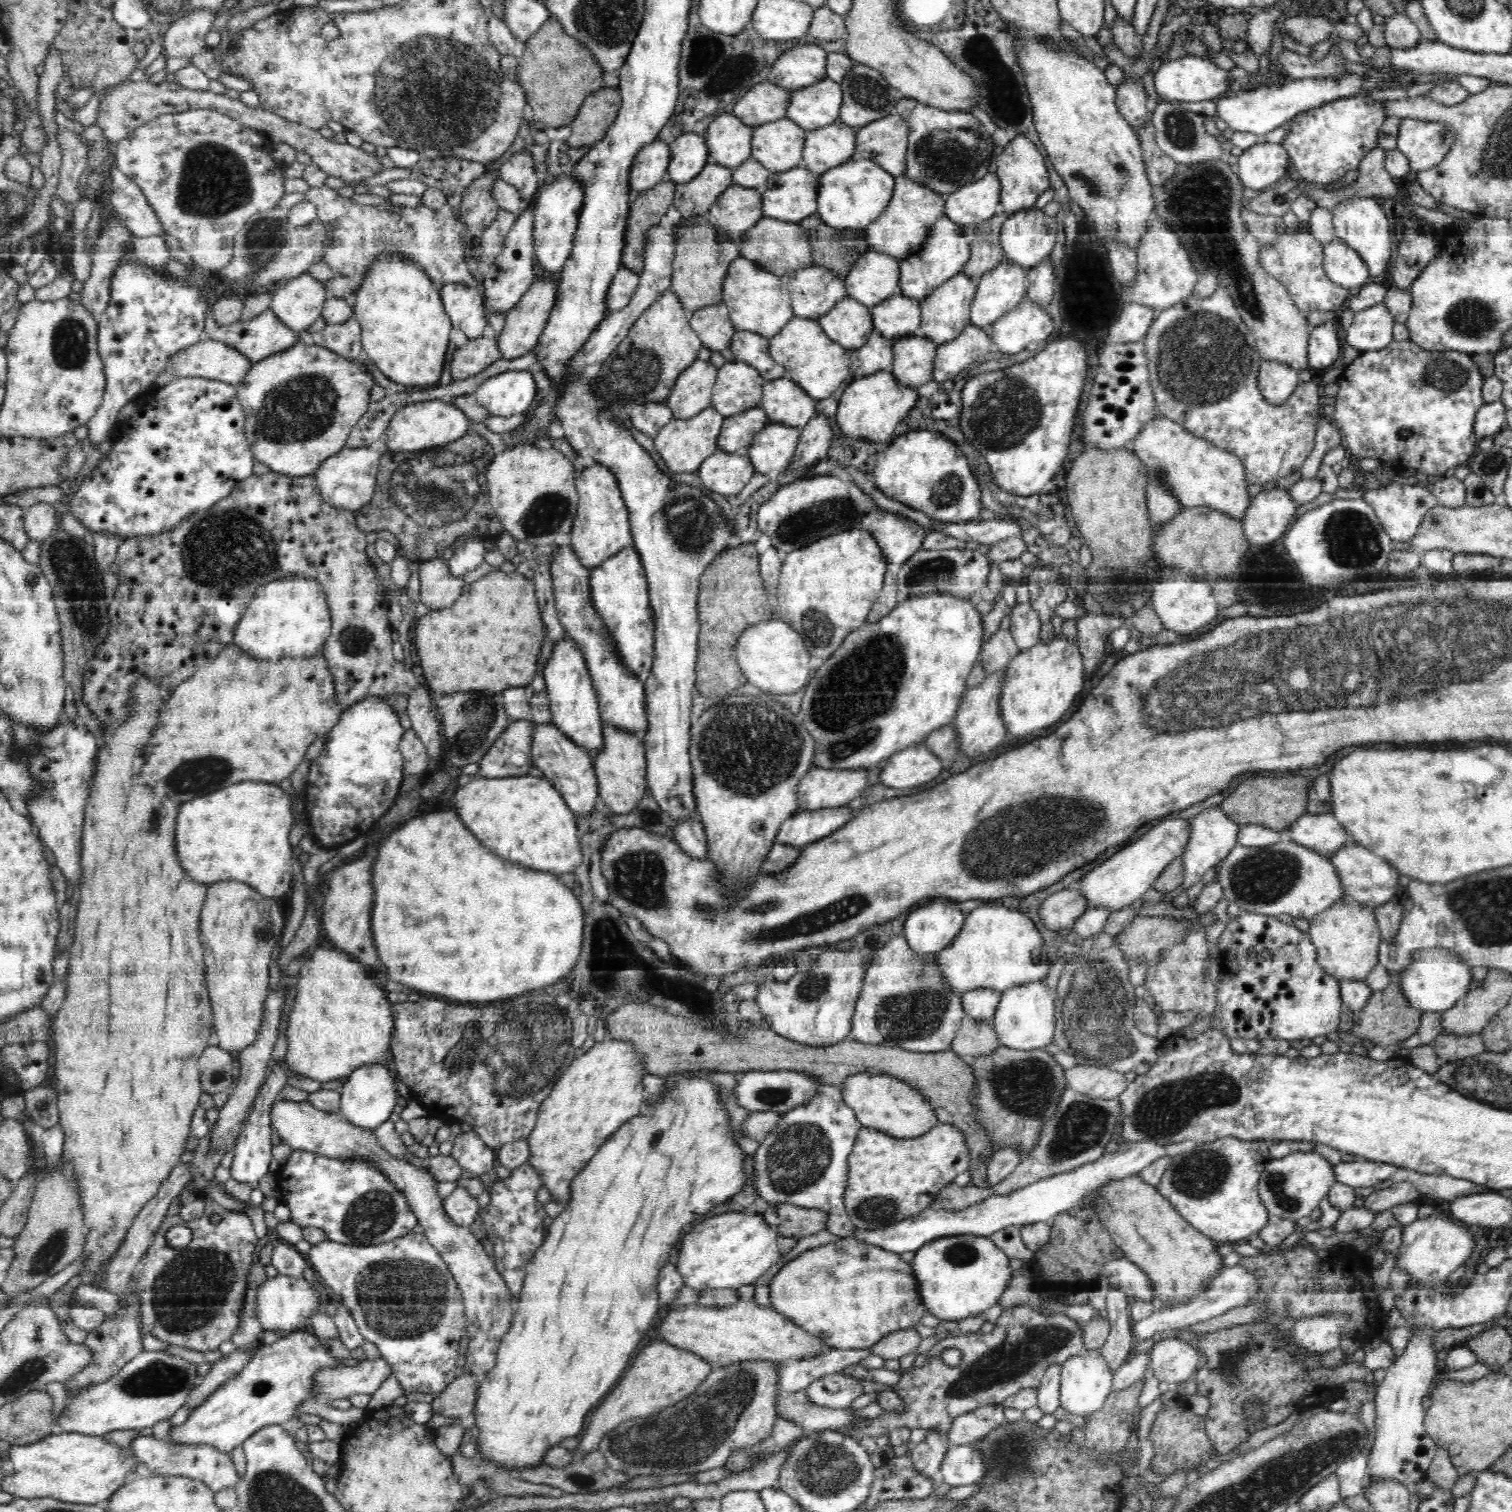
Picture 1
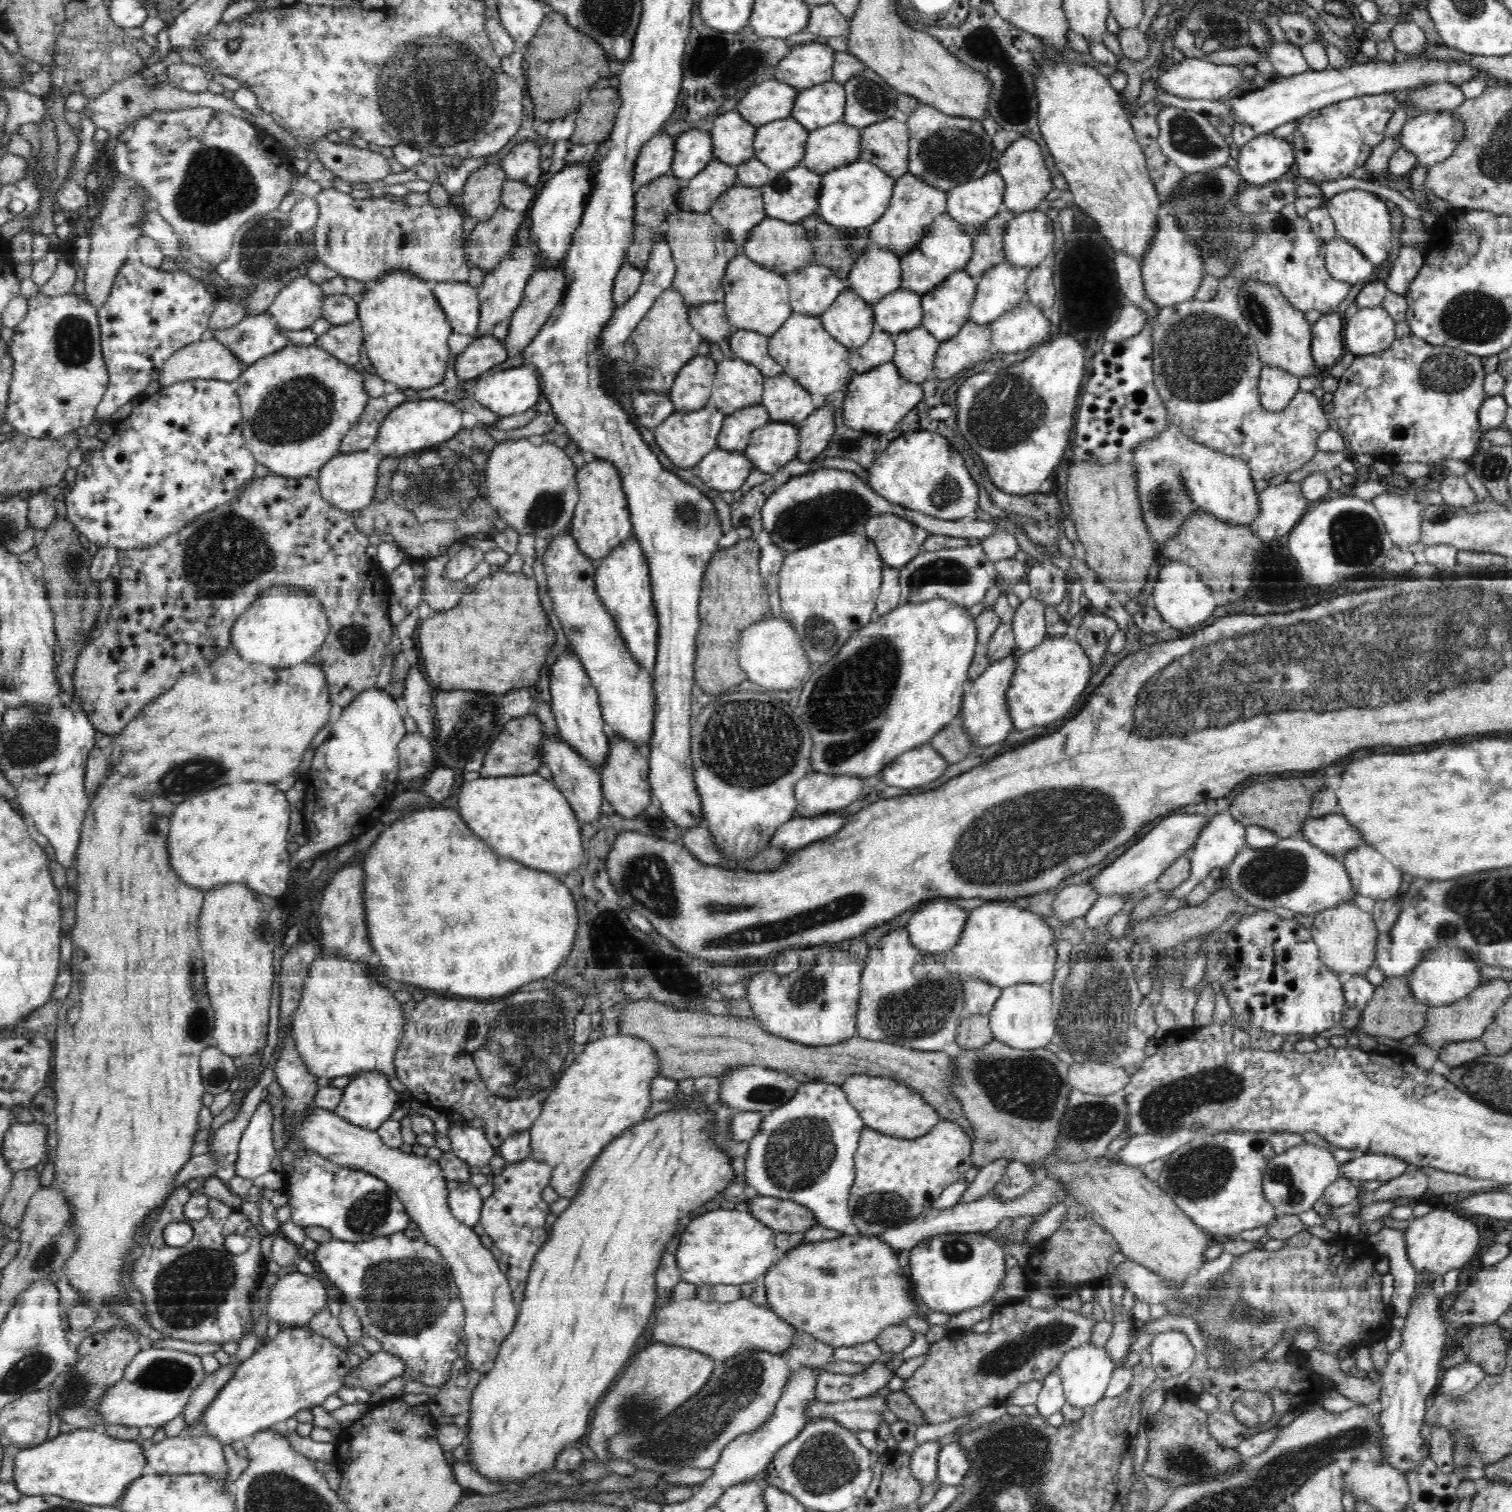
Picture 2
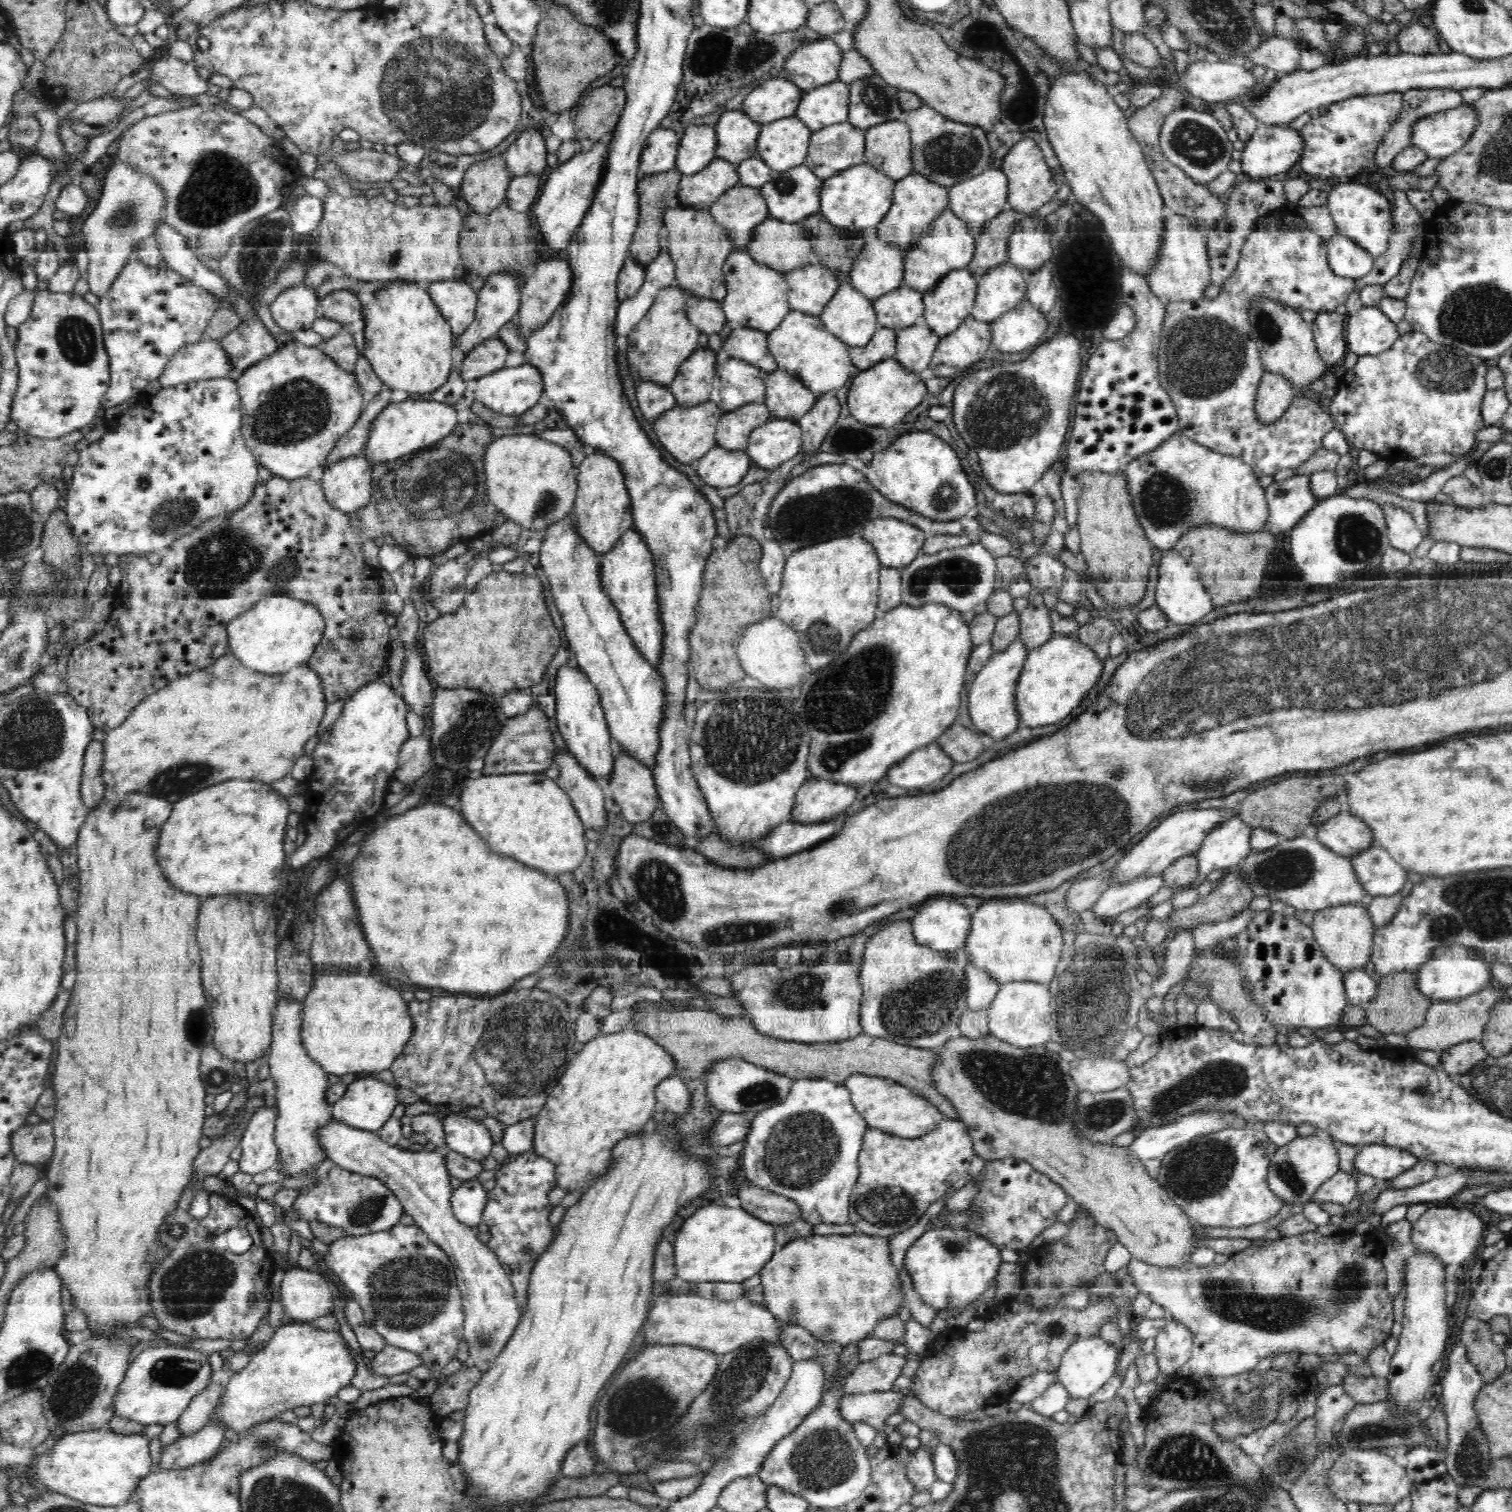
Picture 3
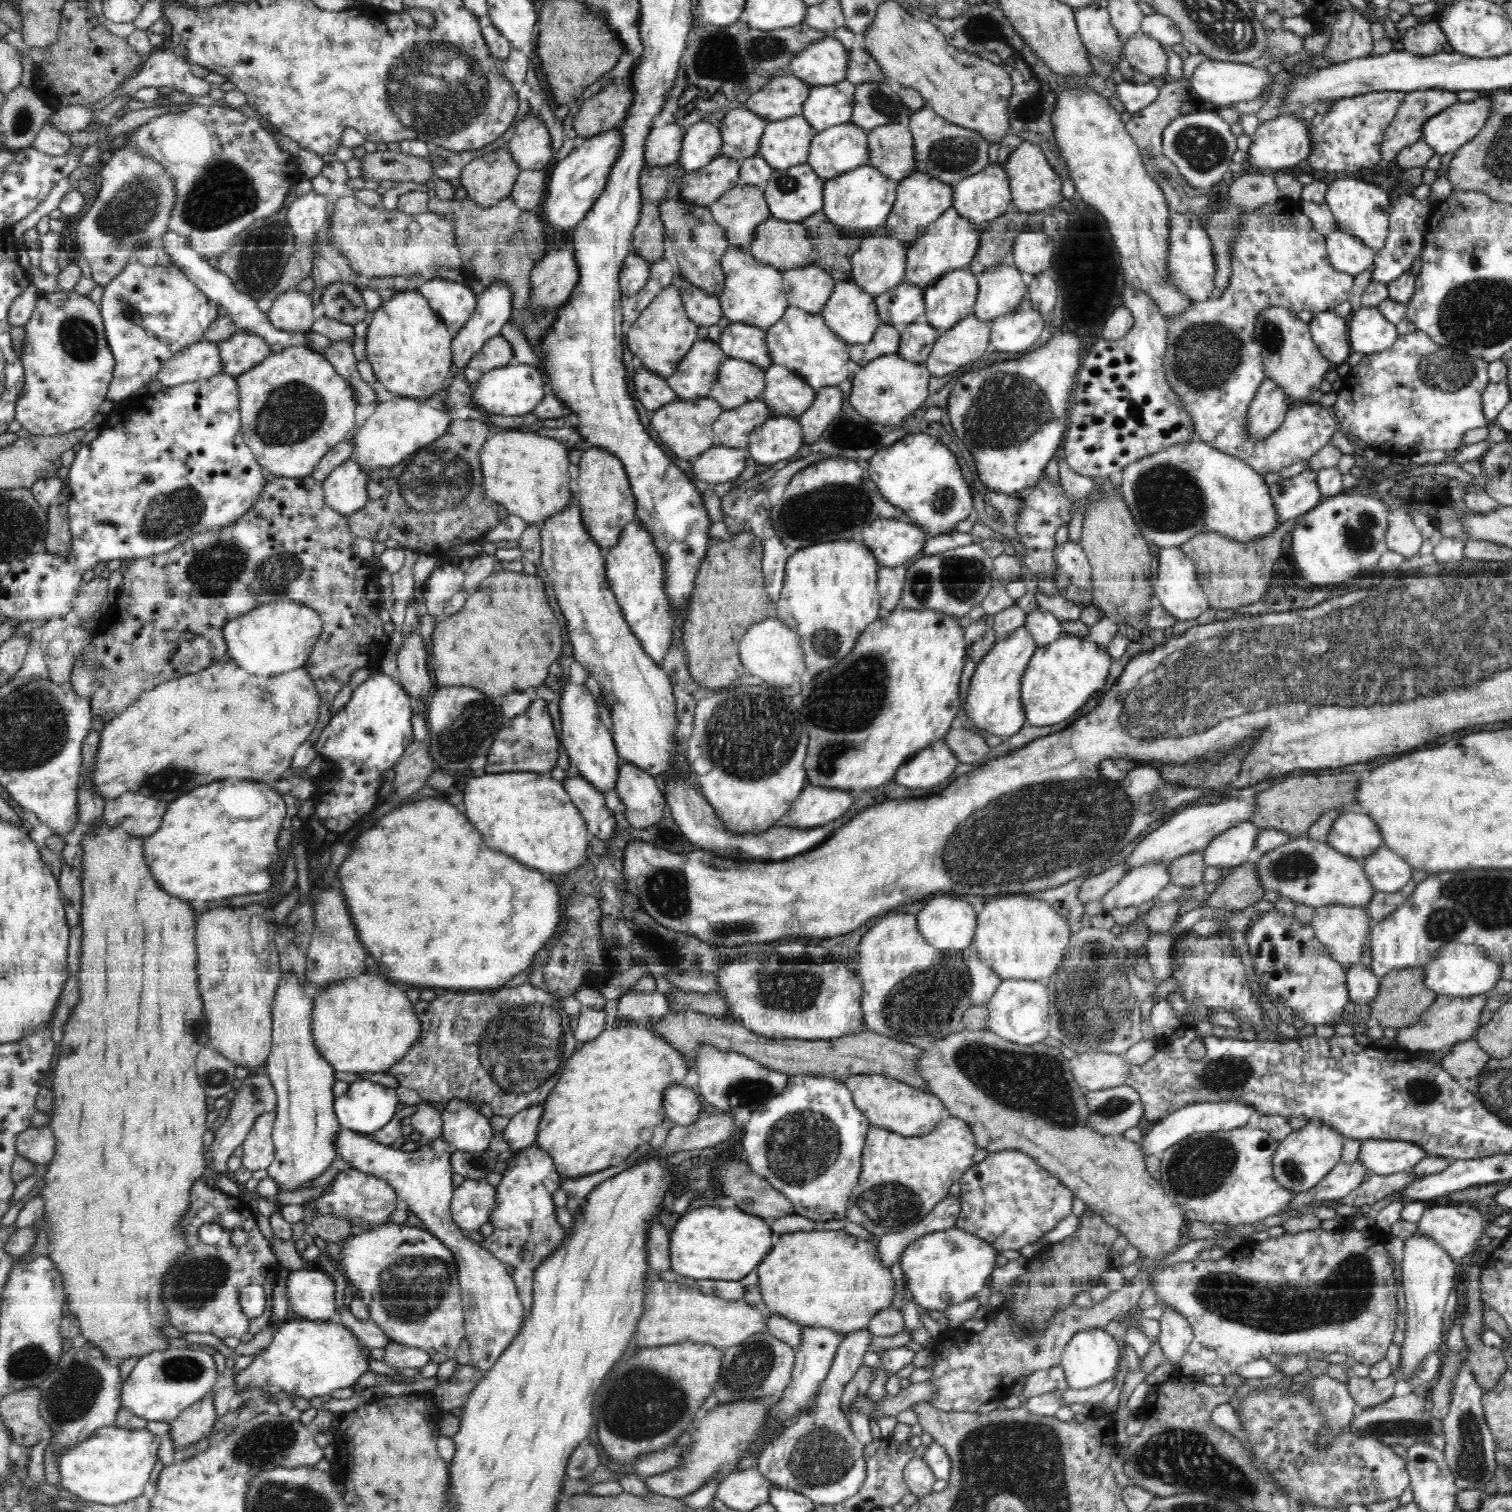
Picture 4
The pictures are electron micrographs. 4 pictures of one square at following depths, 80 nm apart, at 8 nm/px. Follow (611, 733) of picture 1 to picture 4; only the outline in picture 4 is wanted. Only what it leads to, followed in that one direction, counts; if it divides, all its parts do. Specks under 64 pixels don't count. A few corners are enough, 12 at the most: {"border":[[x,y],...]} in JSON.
{"border":[[620,765],[616,792],[628,823],[650,829],[671,816],[661,781]]}

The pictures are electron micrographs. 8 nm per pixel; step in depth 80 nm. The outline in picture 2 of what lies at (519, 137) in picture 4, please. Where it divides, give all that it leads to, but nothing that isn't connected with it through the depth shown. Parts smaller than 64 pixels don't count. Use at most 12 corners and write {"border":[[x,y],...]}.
{"border":[[522,140],[501,162],[508,180],[534,188],[540,180],[539,144]]}

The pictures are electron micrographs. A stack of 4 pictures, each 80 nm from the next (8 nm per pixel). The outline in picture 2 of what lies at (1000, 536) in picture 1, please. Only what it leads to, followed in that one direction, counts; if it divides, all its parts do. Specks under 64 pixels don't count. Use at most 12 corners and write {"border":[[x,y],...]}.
{"border":[[816,470],[760,511],[786,553],[898,515],[932,535],[982,540],[996,523],[891,503],[866,479]]}

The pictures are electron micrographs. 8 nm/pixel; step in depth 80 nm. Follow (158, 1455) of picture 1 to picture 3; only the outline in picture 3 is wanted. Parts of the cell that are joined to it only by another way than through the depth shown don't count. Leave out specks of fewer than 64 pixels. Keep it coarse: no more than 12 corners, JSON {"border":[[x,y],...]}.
{"border":[[214,1422],[184,1433],[161,1448],[150,1472],[190,1467],[222,1446],[224,1430]]}

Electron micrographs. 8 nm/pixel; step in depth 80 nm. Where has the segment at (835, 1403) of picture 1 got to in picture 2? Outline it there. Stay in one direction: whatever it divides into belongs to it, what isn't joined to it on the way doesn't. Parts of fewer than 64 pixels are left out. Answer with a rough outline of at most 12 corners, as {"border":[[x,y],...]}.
{"border":[[869,1363],[853,1374],[820,1373],[815,1400],[842,1402],[888,1386],[896,1372]]}

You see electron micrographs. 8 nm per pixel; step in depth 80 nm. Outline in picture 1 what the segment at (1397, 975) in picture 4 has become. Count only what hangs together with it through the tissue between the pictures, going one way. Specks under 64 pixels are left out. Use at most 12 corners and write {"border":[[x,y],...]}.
{"border":[[1397,979],[1355,1013],[1352,1034],[1376,1046],[1410,1040],[1424,1010]]}

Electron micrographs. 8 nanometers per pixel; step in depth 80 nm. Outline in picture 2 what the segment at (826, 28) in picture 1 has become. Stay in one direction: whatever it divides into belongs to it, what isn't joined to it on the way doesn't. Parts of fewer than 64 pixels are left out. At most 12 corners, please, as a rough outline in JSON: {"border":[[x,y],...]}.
{"border":[[830,2],[811,6],[806,30],[815,38],[844,36],[849,19]]}

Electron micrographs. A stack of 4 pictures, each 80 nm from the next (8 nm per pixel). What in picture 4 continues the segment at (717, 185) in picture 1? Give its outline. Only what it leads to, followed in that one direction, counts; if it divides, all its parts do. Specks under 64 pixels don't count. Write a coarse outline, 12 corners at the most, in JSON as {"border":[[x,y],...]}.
{"border":[[718,155],[686,173],[681,200],[708,207],[740,184],[740,160]]}

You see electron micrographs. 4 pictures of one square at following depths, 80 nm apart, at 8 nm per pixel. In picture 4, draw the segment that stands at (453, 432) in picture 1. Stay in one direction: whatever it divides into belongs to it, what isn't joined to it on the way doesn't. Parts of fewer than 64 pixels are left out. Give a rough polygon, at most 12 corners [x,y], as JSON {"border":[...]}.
{"border":[[412,397],[382,402],[352,441],[366,473],[446,434],[455,417]]}

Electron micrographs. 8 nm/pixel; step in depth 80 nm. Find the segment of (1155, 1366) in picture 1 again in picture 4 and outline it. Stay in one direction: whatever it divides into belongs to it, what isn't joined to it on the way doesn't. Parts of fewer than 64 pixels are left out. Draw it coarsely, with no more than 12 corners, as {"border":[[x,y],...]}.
{"border":[[1166,1306],[1157,1341],[1178,1367],[1193,1340],[1180,1312]]}

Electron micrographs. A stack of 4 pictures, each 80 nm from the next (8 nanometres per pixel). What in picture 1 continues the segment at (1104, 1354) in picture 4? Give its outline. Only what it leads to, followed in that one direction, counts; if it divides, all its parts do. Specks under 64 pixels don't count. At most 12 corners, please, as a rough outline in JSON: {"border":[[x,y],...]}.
{"border":[[1101,1353],[1061,1363],[1060,1408],[1101,1410],[1113,1376]]}

